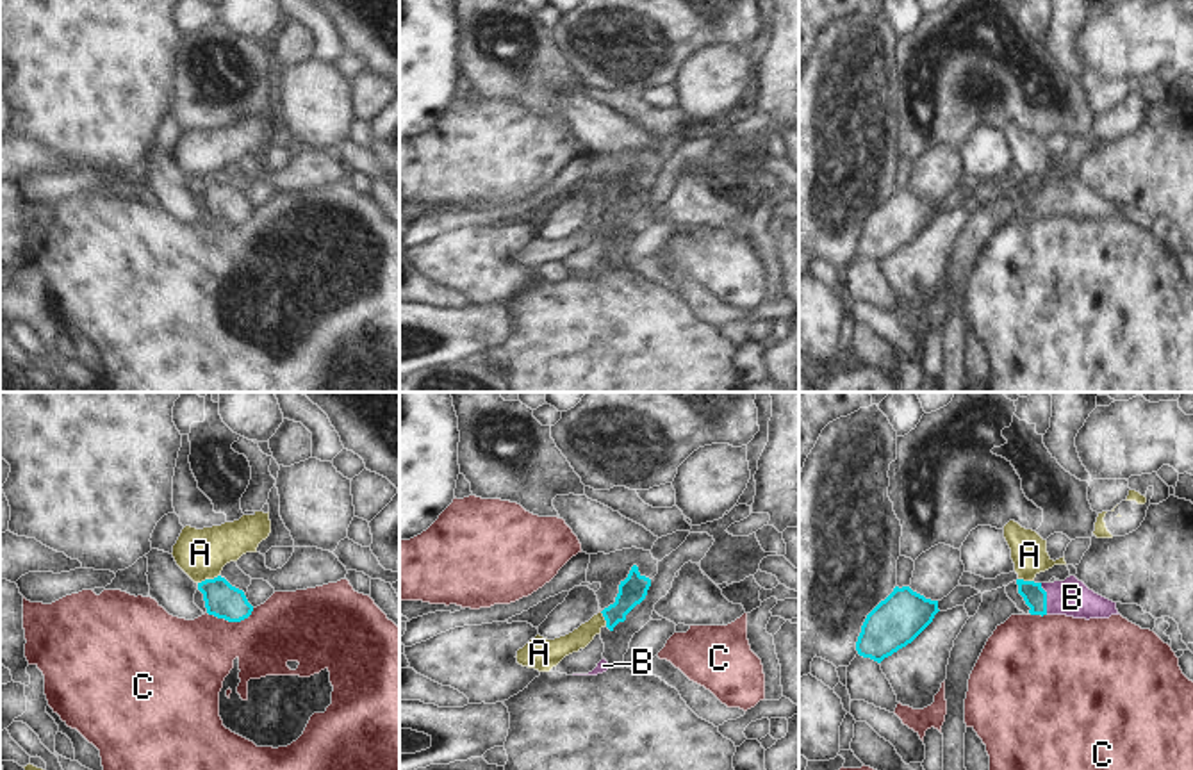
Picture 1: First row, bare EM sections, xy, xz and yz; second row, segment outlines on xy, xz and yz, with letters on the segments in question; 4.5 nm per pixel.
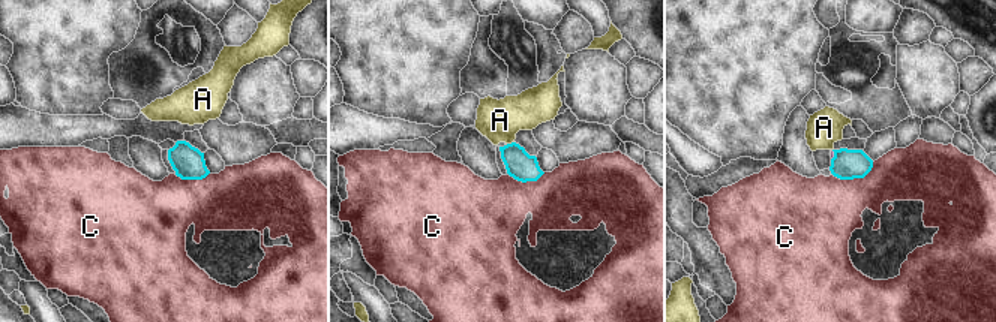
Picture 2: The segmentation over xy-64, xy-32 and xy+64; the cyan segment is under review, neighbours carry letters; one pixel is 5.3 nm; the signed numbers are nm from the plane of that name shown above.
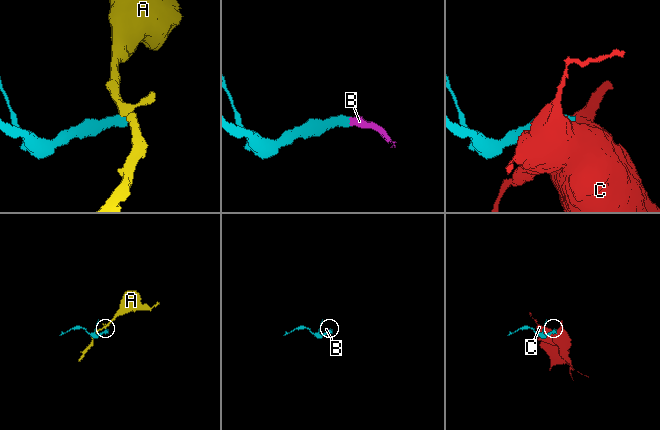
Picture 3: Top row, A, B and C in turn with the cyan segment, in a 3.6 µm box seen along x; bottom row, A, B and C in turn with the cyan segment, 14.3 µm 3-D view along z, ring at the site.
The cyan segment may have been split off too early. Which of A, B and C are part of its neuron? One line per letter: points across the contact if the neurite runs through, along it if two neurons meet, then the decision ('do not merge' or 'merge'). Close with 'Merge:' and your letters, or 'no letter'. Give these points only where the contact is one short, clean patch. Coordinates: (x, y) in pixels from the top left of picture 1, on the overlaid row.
A: along xy (218, 574), (198, 583) | do not merge
B: merge
C: along xy (254, 608), (239, 621), (218, 619), (207, 612) | do not merge
Merge: B

